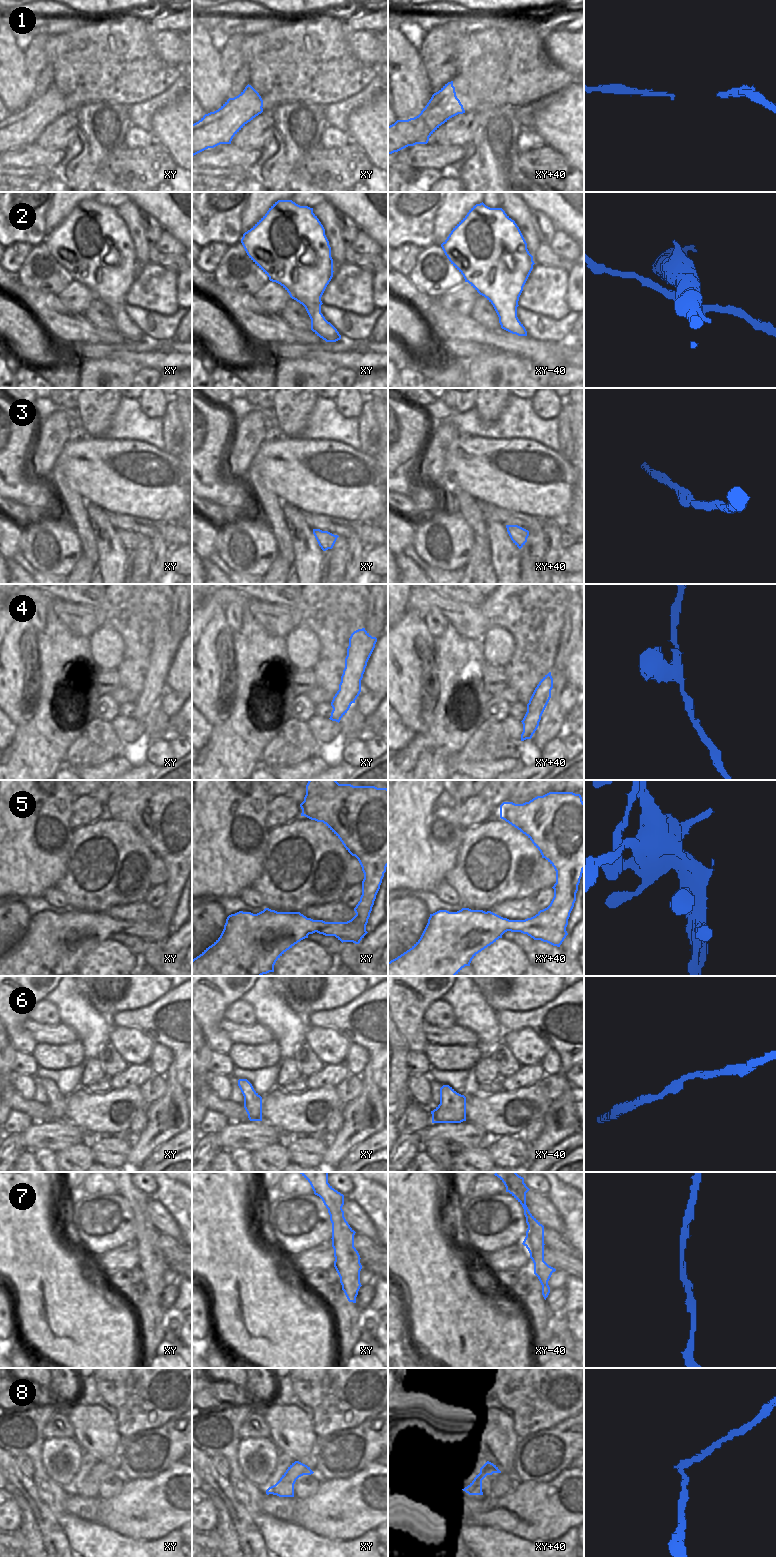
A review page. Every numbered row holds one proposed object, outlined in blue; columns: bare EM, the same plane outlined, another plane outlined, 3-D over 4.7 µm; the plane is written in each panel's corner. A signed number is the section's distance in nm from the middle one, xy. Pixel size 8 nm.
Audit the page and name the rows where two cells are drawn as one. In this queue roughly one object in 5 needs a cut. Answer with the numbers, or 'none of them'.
2, 8

